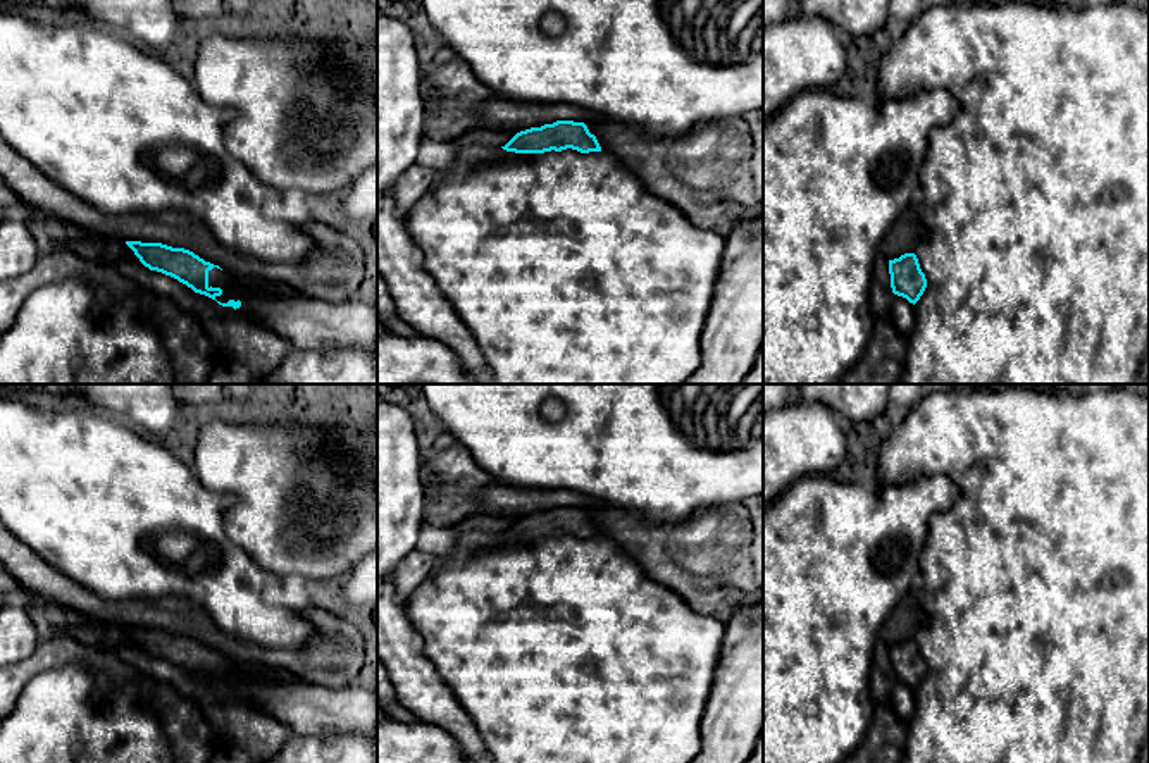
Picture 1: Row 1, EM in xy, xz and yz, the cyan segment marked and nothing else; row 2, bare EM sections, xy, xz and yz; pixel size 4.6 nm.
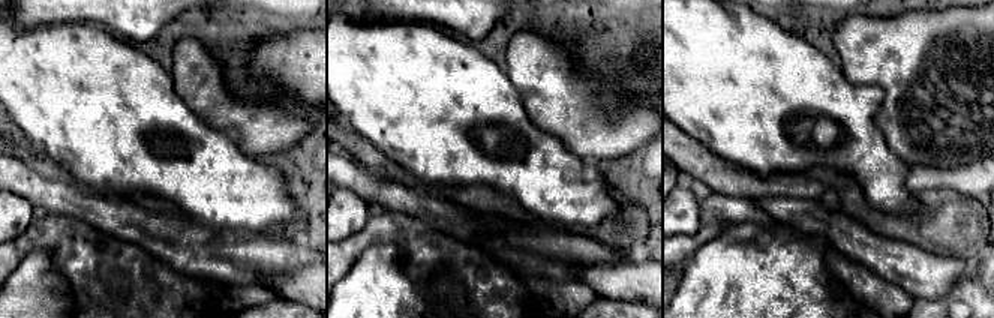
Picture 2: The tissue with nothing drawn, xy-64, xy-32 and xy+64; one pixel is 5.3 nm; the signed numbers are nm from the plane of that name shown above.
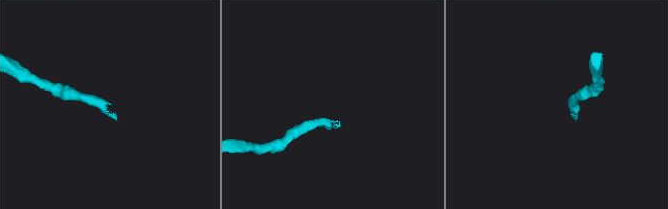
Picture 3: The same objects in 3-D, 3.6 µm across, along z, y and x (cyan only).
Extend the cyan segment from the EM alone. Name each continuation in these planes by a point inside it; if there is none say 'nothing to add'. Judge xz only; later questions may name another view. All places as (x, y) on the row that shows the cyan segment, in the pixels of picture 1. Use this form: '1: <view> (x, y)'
nothing to add

